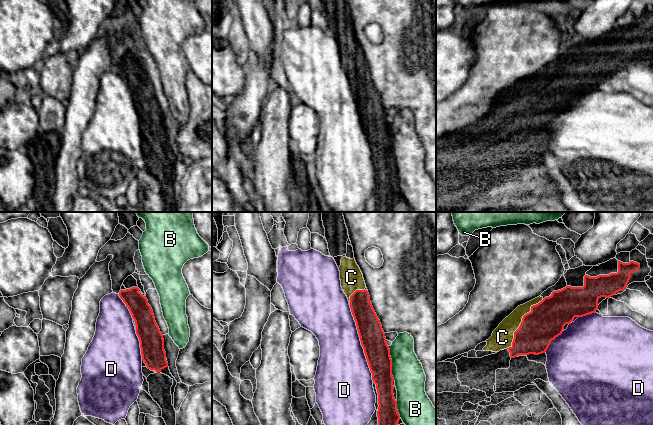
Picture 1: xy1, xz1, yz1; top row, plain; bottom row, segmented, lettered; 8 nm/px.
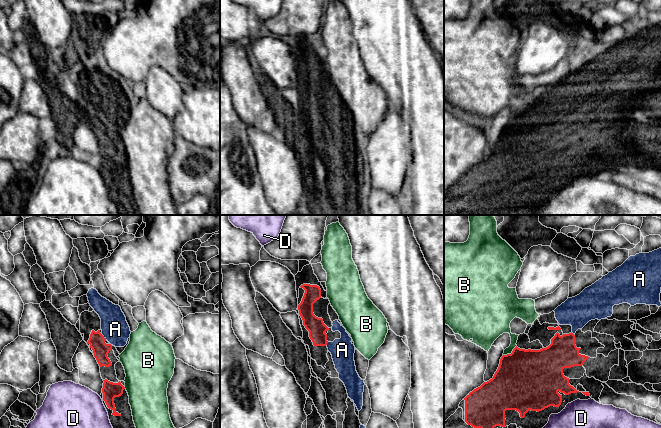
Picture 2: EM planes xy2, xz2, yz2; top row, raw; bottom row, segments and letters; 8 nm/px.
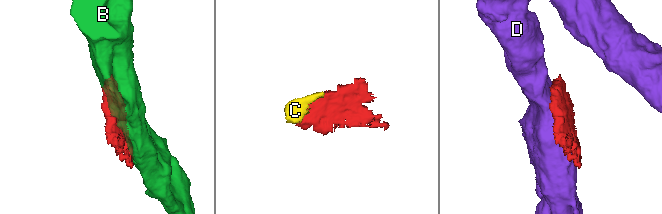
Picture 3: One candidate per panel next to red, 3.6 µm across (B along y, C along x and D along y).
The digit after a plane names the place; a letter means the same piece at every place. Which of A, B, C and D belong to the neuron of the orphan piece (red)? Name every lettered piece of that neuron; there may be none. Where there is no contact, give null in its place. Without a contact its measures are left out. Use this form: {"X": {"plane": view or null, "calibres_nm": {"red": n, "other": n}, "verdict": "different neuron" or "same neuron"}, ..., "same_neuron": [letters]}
{"A": {"plane": "xy2", "calibres_nm": {"red": 130, "other": 220}, "verdict": "same neuron"}, "B": {"plane": "xz1", "calibres_nm": {"red": 200, "other": 260}, "verdict": "different neuron"}, "C": {"plane": "yz1", "calibres_nm": {"red": 300, "other": 180}, "verdict": "same neuron"}, "D": {"plane": "xz1", "calibres_nm": {"red": 200, "other": 400}, "verdict": "different neuron"}, "same_neuron": ["A", "C"]}

